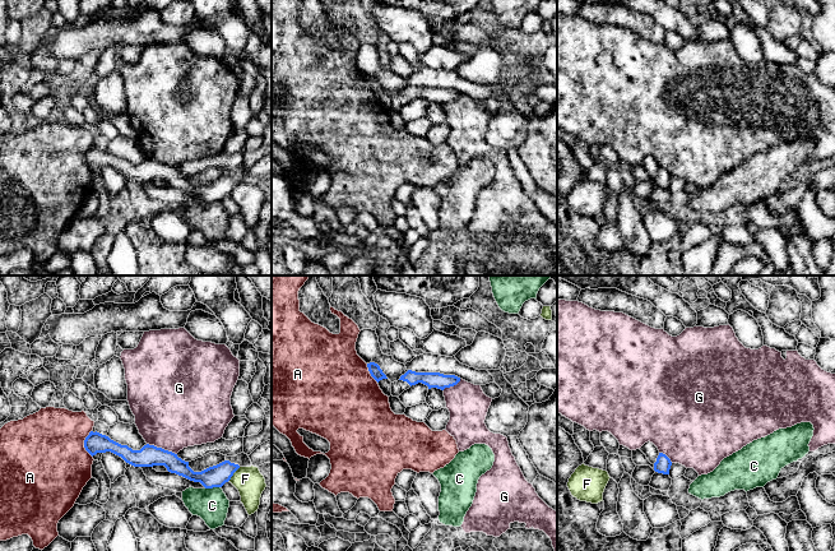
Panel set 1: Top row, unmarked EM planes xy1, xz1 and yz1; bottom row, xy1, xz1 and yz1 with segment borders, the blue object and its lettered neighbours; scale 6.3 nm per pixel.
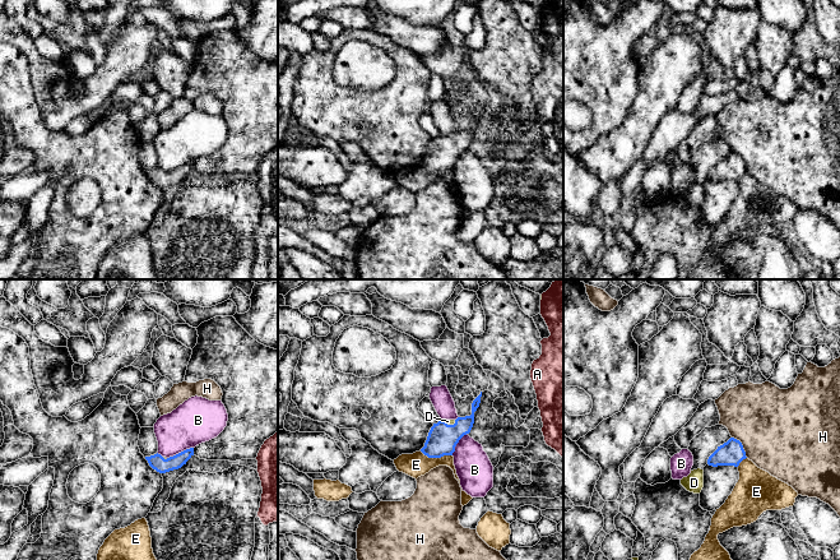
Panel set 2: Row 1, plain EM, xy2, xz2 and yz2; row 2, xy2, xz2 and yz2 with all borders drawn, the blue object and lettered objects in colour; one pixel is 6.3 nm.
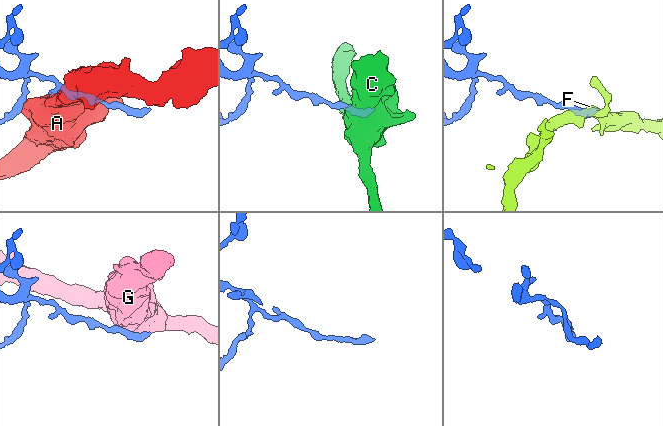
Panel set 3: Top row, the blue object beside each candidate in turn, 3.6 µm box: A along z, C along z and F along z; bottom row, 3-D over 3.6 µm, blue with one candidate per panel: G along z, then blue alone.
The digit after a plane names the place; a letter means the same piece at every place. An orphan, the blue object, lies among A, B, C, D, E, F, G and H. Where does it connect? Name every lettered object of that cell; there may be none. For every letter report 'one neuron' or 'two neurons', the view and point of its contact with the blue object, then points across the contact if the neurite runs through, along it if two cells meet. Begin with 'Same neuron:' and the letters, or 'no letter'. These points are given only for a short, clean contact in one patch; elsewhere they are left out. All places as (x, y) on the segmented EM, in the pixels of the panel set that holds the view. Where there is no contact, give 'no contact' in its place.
Same neuron: D
A: two neurons; contact xy1 (84, 444)
B: two neurons; contact xy2 (181, 452)
C: two neurons; contact xy1 (212, 487); border xy1 (204, 486), (219, 487)
D: one neuron; contact xz2 (450, 425); way xz2 (442, 438), (450, 425), (448, 421)
E: two neurons; contact xz2 (436, 457); border xz2 (421, 450), (428, 457), (451, 456)
F: two neurons; contact xy1 (233, 472); border xy1 (240, 467), (228, 480)
G: two neurons; contact xy1 (161, 448); border xy1 (147, 443), (176, 454)
H: two neurons; contact yz2 (742, 445); border yz2 (732, 436), (741, 443), (747, 457)

